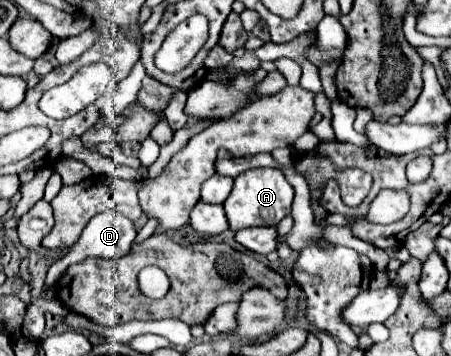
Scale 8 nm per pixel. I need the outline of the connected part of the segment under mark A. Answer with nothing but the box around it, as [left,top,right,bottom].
[225,167,293,231]

